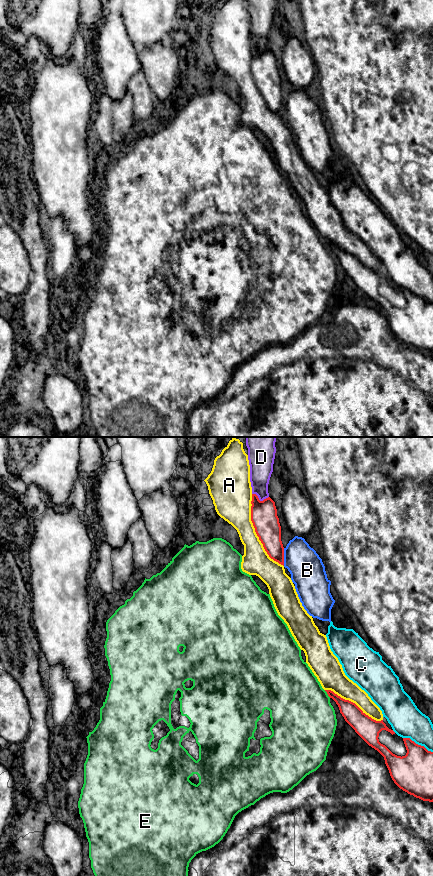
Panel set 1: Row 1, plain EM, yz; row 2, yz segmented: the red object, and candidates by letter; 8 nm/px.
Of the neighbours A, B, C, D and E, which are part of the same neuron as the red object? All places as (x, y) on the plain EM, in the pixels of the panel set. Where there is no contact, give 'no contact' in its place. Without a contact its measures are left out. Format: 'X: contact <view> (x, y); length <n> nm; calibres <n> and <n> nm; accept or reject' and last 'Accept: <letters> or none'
A: contact yz (255, 83); length 650 nm; calibres 220 and 260 nm; reject
B: contact yz (283, 109); length 140 nm; calibres 200 and 280 nm; reject
C: contact yz (417, 296); length 260 nm; calibres 320 and 280 nm; reject
D: contact yz (259, 52); length 140 nm; calibres 220 and 180 nm; reject
E: contact yz (327, 245); length 80 nm; calibres 150 and 480 nm; reject
Accept: none

